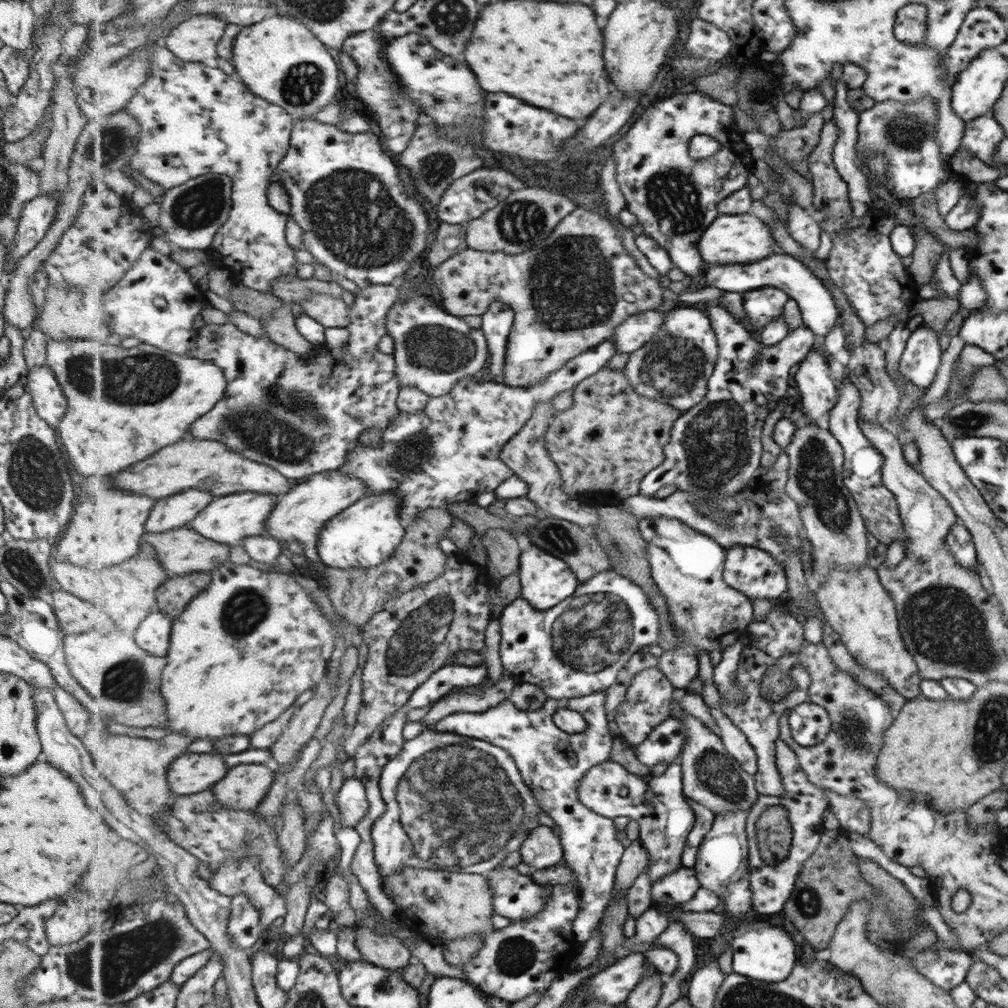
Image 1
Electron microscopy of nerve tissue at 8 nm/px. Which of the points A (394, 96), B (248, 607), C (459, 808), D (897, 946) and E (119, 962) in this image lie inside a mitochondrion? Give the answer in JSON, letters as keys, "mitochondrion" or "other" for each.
{"A":"mitochondrion","B":"mitochondrion","C":"mitochondrion","D":"other","E":"mitochondrion"}

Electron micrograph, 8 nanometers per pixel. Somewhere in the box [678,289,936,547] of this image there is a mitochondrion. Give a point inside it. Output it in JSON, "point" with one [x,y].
{"point":[716,444]}

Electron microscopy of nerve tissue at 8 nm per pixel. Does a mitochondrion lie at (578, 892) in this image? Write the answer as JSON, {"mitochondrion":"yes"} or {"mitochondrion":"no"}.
{"mitochondrion":"no"}

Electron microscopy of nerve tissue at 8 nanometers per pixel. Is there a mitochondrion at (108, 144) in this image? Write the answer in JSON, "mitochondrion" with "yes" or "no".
{"mitochondrion":"yes"}

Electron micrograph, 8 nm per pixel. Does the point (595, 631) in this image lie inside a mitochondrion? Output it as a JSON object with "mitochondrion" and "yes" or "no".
{"mitochondrion":"yes"}

